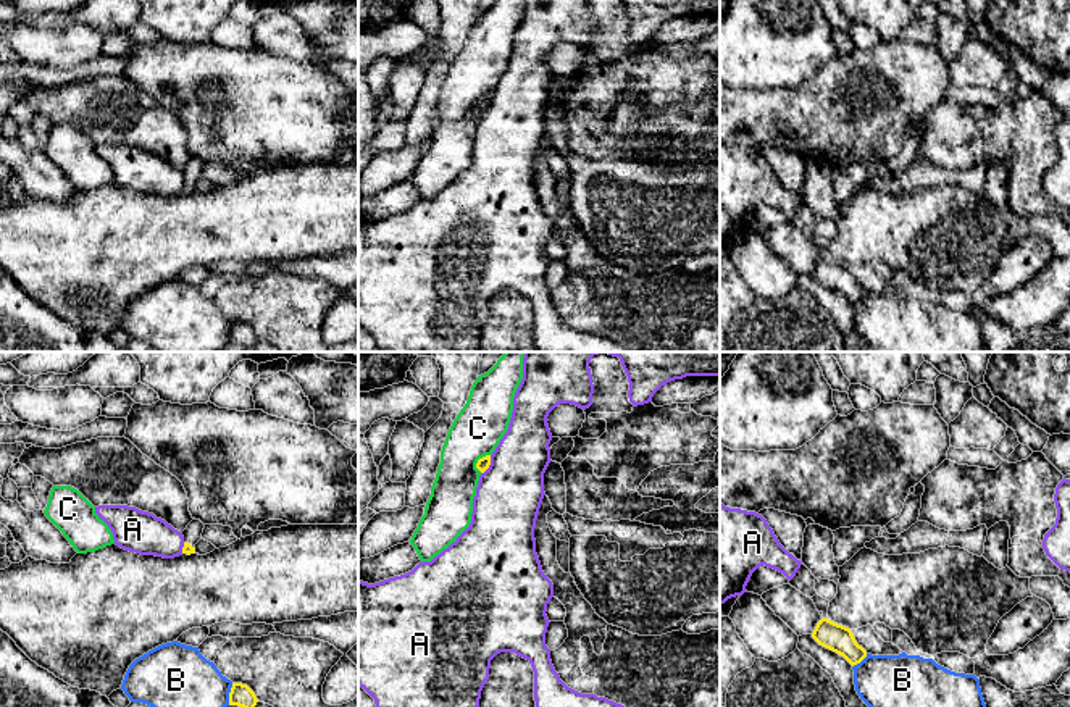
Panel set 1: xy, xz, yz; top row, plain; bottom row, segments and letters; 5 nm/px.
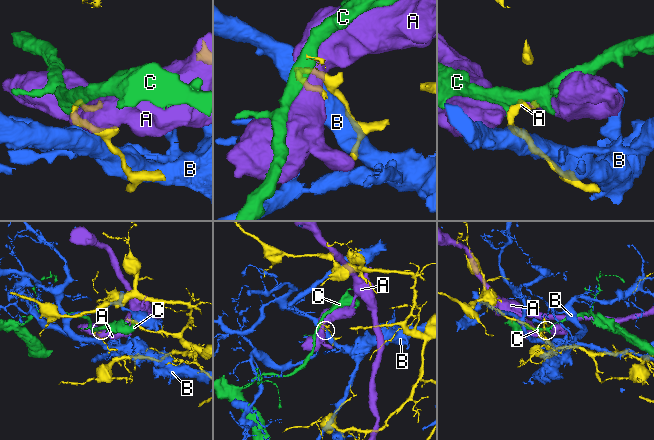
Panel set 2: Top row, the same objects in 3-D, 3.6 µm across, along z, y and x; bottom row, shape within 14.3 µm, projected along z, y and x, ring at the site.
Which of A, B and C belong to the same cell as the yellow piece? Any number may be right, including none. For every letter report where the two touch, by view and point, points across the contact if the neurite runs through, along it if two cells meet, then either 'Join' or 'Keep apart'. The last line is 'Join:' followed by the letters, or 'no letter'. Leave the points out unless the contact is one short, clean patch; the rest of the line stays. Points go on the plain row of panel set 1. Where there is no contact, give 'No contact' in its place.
A: Touches yellow at xz (489, 102). Keep apart
B: Touches yellow at yz (859, 301). Keep apart
C: Touches yellow at xz (478, 99). Boundary: xz (489, 92), (478, 99), (476, 107), (480, 110). Keep apart
Join: no letter

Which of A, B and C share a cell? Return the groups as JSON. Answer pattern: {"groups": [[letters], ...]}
{"groups": [["A"], ["B"], ["C"]]}

